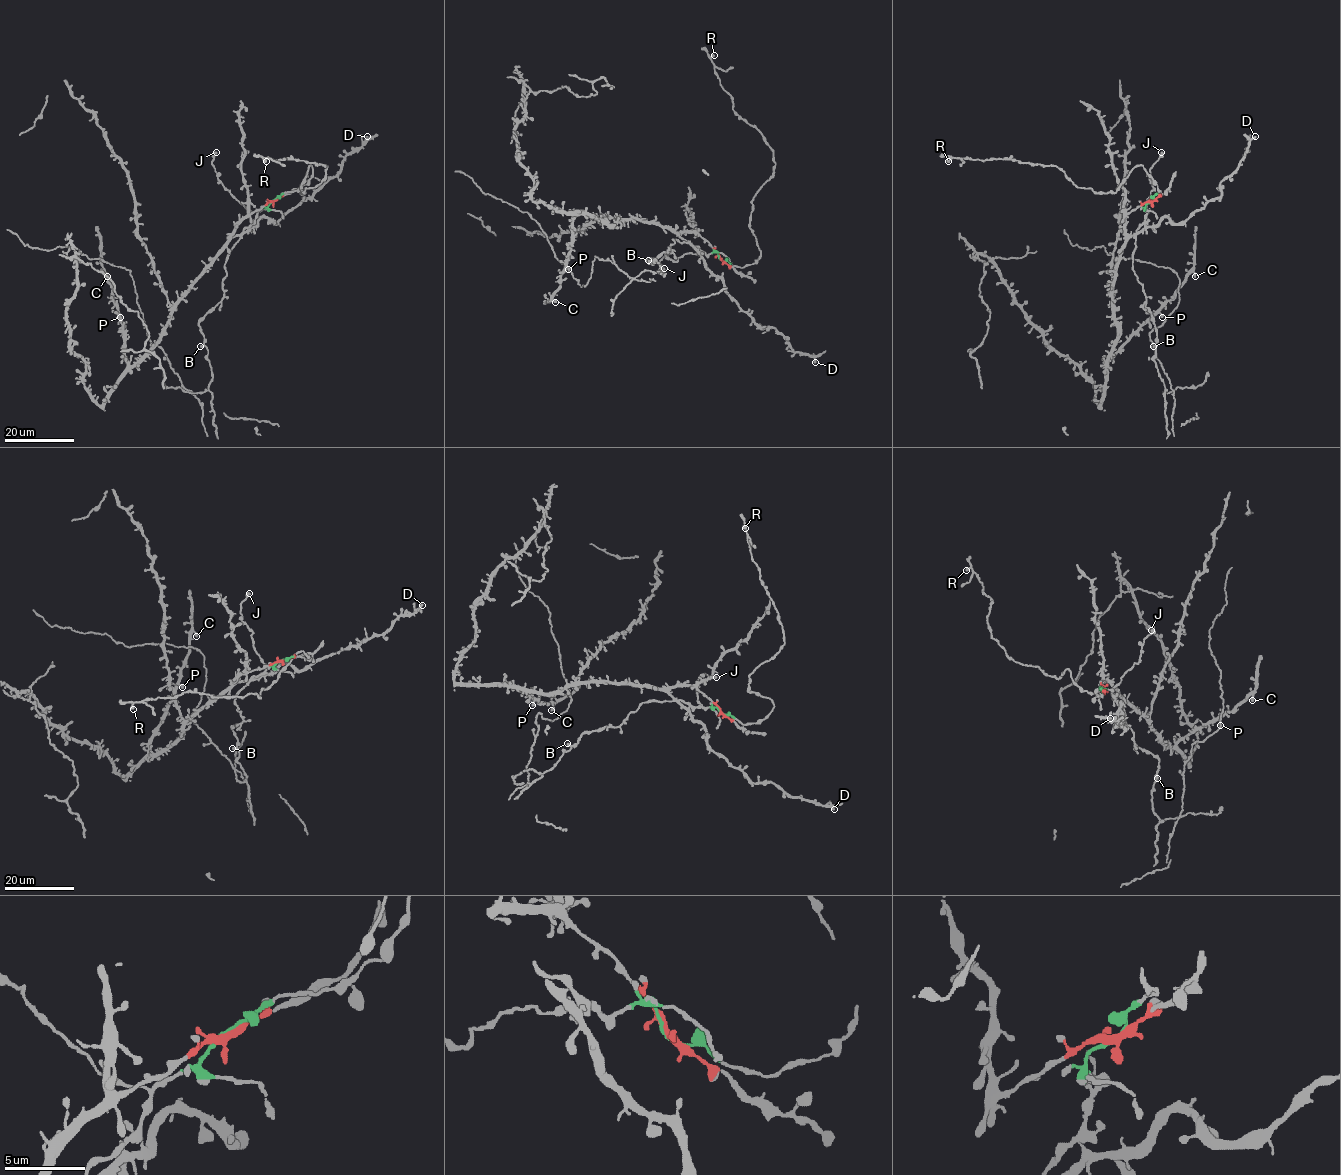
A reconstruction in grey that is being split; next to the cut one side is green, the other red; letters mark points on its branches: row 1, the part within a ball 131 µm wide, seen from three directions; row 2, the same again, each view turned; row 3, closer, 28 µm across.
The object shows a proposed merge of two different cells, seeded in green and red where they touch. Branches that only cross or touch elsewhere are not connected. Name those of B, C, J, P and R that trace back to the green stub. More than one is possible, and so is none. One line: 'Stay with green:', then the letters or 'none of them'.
Stay with green: B, J, R

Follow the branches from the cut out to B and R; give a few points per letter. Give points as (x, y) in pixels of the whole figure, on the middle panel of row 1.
B: (720, 259), (716, 252), (706, 255), (690, 242), (672, 239), (671, 252), (646, 262), (652, 262), (648, 260)
R: (720, 259), (743, 268), (760, 255), (749, 227), (752, 201), (775, 164), (763, 135), (732, 109), (714, 55)

